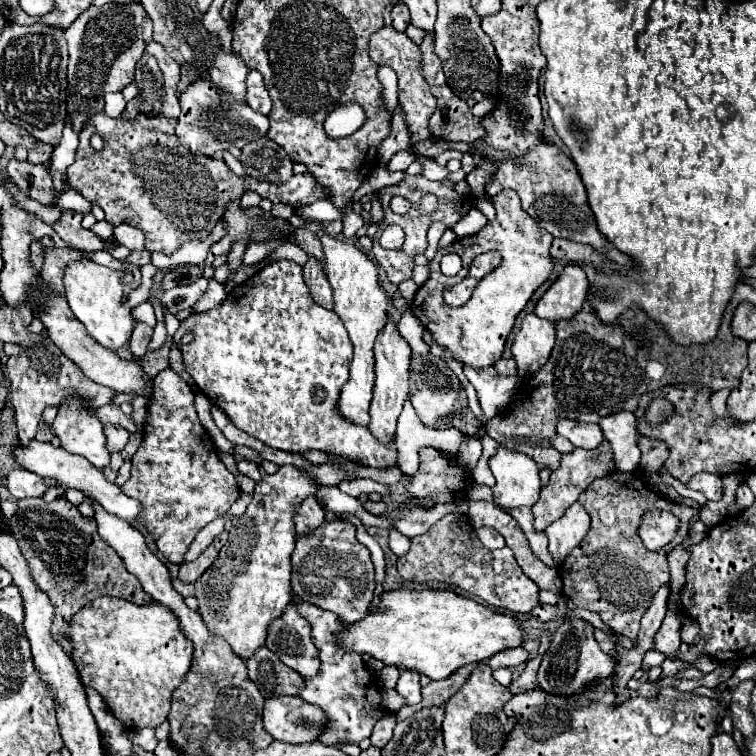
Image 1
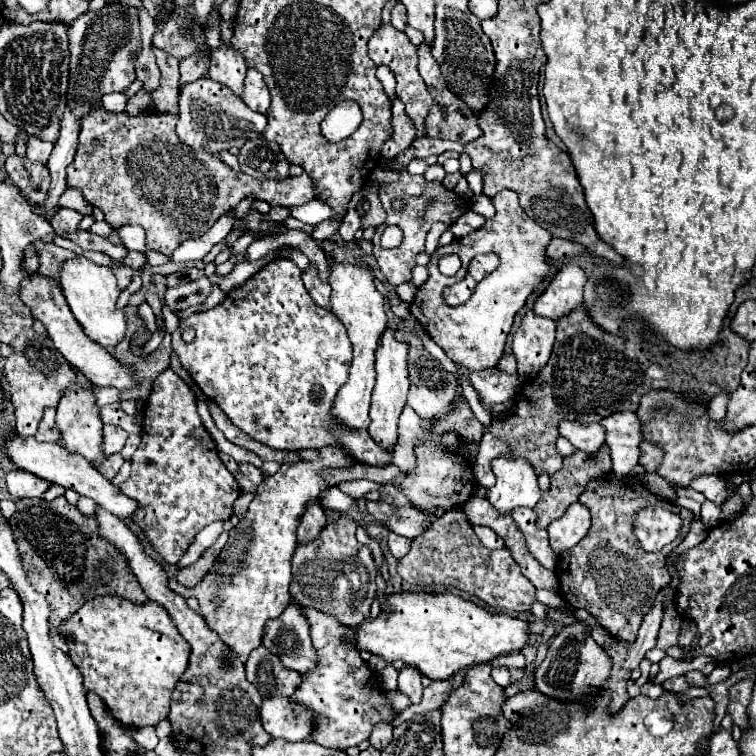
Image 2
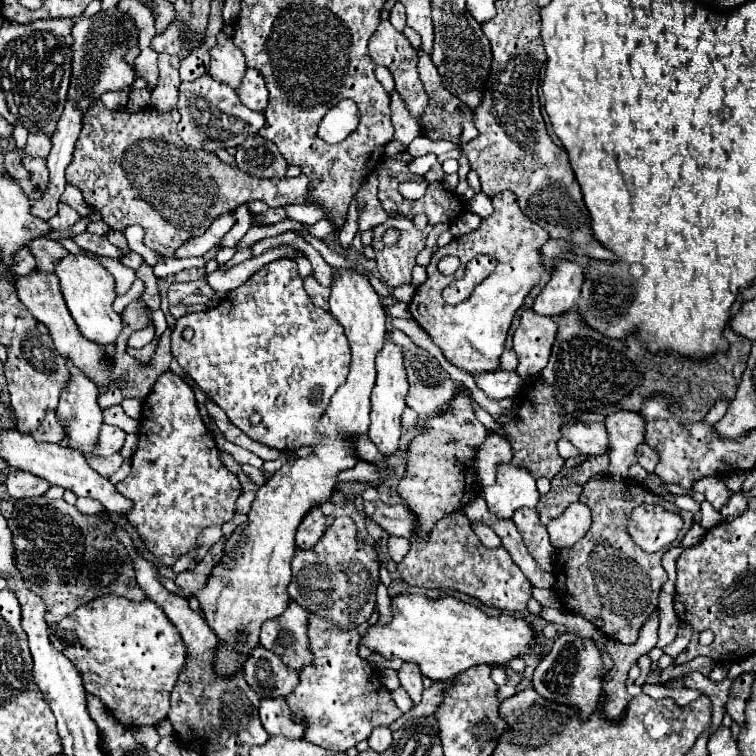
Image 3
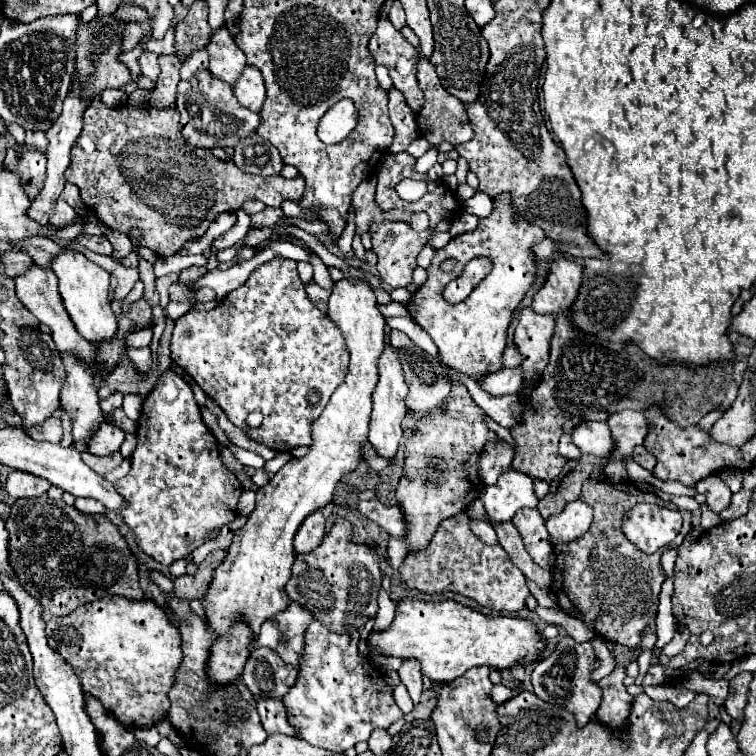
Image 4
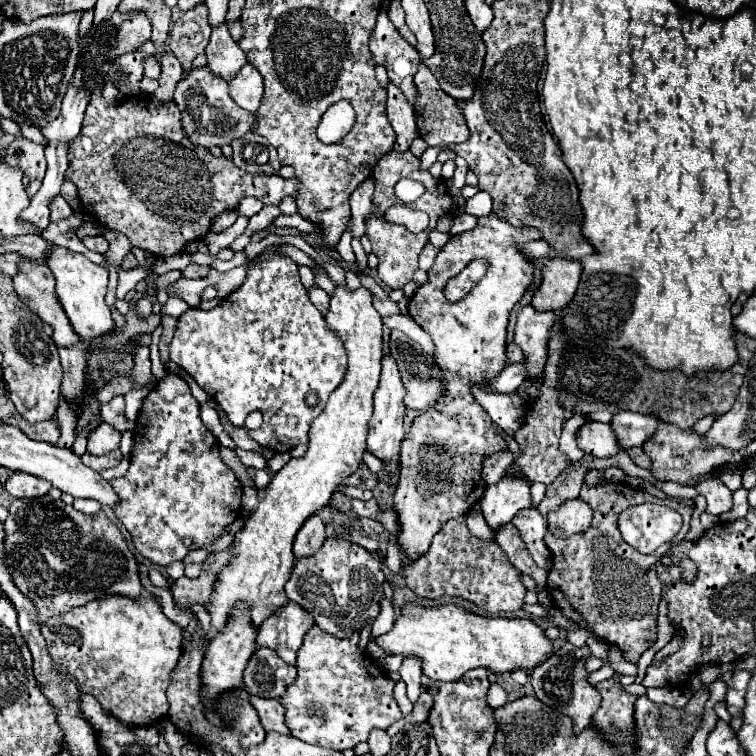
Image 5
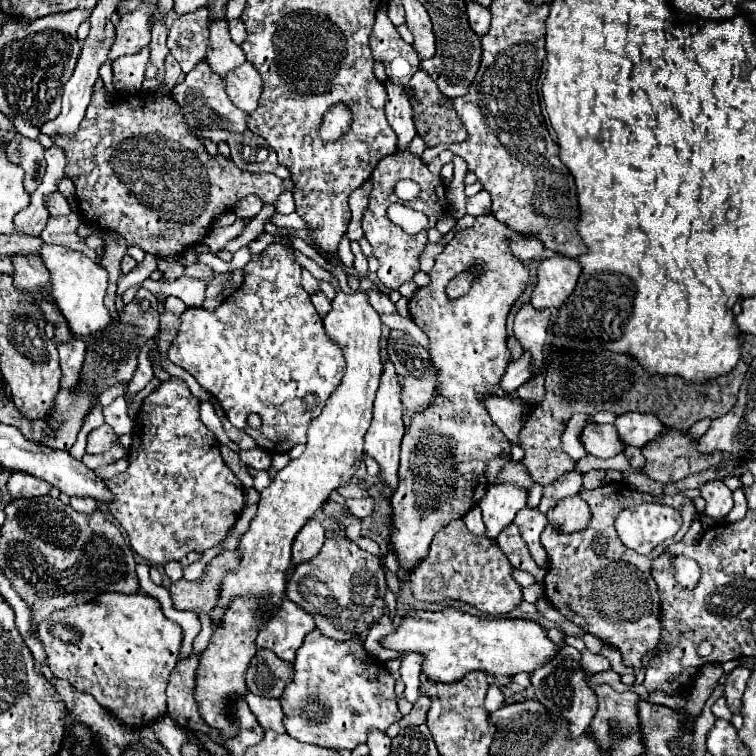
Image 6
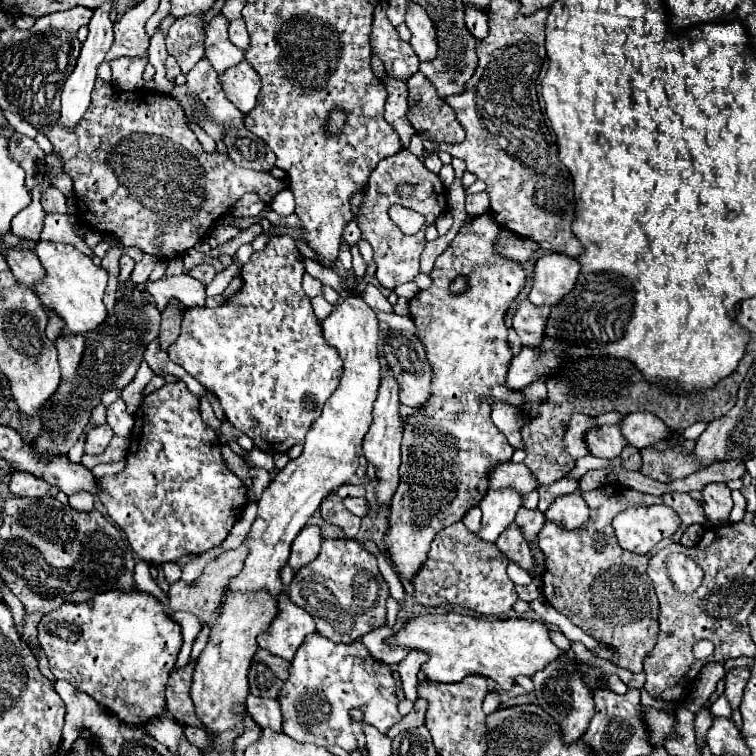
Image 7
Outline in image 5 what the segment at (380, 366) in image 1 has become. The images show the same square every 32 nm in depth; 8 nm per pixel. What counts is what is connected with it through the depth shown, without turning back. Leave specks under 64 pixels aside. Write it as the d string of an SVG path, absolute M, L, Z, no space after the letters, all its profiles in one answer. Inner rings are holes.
M386 354L382 358L382 376L380 376L380 384L376 388L376 394L374 394L374 414L372 414L372 420L370 420L370 430L368 430L368 436L366 436L366 450L370 454L374 454L378 460L382 460L384 464L384 470L388 472L390 480L396 478L396 470L398 470L398 454L400 454L400 442L404 438L404 426L402 426L402 418L404 418L404 398L406 394L406 388L400 380L400 372L398 372L398 366L394 362L394 358L390 354Z

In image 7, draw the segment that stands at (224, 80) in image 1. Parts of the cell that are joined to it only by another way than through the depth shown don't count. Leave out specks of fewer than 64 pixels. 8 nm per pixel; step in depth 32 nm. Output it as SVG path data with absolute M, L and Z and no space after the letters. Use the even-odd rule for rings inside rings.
M222 14L212 16L204 26L206 58L218 74L244 60L244 52L228 40L228 20Z

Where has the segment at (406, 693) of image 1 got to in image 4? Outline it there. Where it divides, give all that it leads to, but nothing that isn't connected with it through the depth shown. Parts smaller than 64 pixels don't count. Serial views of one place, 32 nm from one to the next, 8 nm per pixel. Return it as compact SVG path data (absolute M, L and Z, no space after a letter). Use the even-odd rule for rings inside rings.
M404 660L400 670L400 680L406 684L408 688L408 696L412 700L420 700L420 694L422 694L422 674L420 674L420 662L418 660Z

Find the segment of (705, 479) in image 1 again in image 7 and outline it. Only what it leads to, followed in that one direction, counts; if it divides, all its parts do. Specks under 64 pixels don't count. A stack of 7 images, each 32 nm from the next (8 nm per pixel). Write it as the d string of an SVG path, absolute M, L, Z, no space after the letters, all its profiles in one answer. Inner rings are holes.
M708 484L702 490L704 496L704 512L710 524L724 524L728 522L728 514L732 510L732 496L726 484Z

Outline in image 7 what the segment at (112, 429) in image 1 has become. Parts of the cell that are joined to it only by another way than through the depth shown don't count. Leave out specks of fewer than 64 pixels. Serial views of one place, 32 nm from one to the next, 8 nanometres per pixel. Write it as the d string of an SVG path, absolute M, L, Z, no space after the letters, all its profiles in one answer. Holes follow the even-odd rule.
M102 424L102 426L96 426L92 428L88 434L86 434L86 446L84 446L84 452L86 454L102 454L108 446L108 442L112 440L114 432L108 424Z

